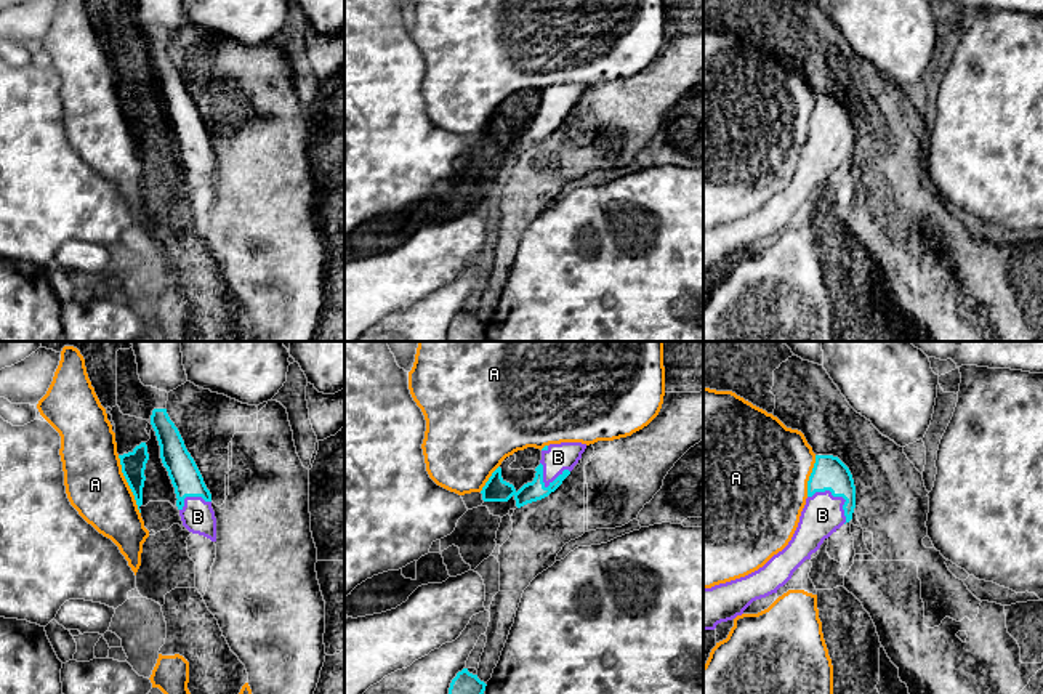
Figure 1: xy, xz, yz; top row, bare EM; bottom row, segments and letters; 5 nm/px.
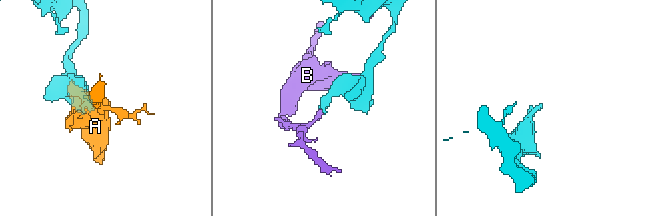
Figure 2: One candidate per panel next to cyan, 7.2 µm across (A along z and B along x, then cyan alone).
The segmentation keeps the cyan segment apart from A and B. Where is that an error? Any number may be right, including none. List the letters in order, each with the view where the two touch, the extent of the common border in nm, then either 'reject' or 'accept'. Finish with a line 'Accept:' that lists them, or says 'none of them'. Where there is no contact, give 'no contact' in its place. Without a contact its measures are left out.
A: xy | 320 nm | reject
B: yz | 240 nm | accept
Accept: B

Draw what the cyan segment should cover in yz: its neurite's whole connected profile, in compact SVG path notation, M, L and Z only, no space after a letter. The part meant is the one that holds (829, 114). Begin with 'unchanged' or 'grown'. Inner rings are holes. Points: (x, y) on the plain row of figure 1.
grown; M815 96L807 139L788 186L758 212L703 229L703 272L742 256L756 240L777 234L825 180L852 160L856 127L849 109L833 96Z

